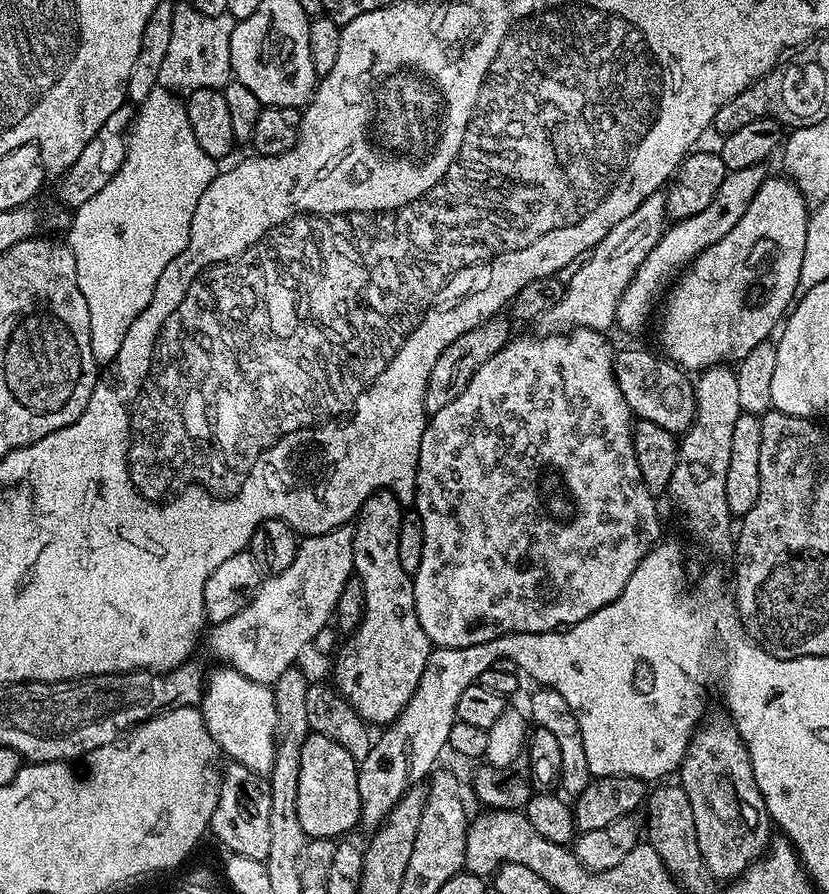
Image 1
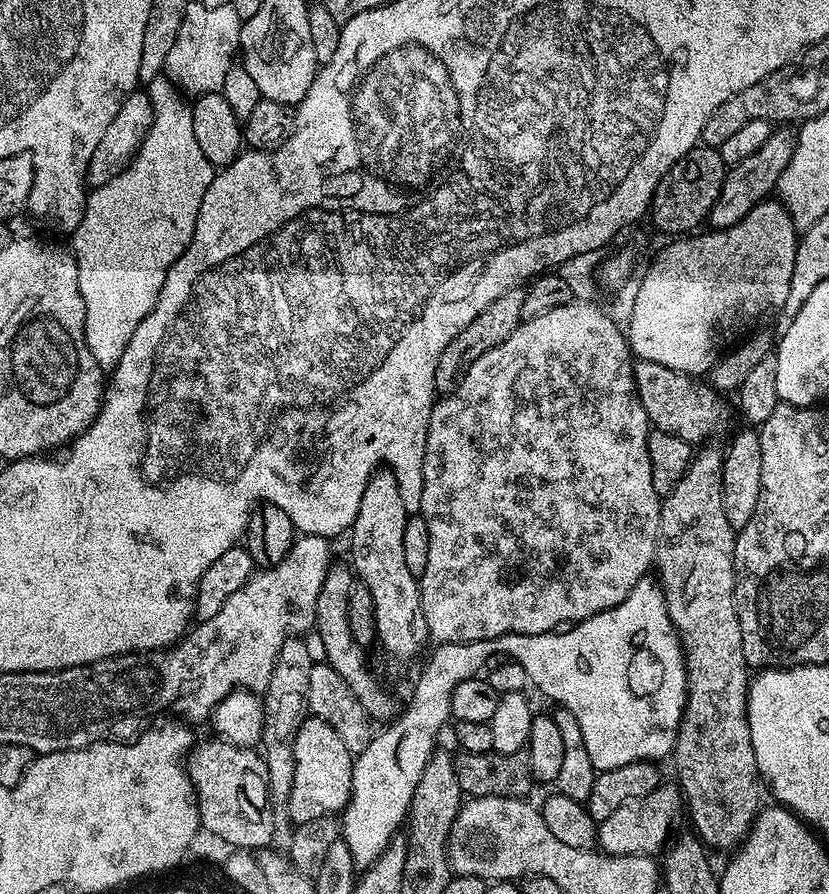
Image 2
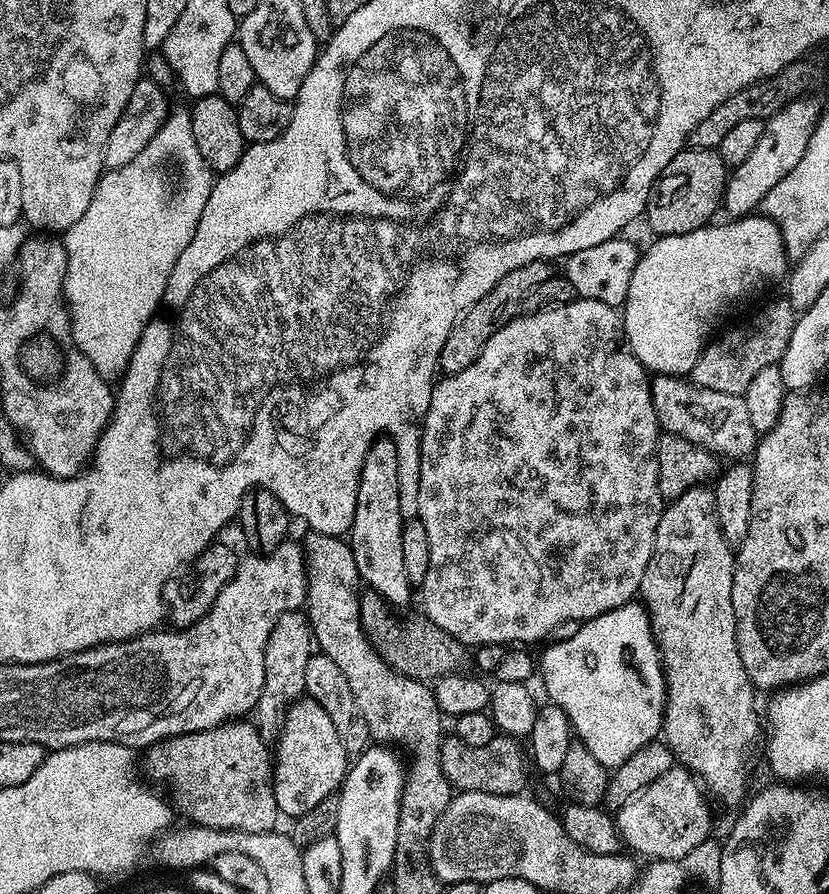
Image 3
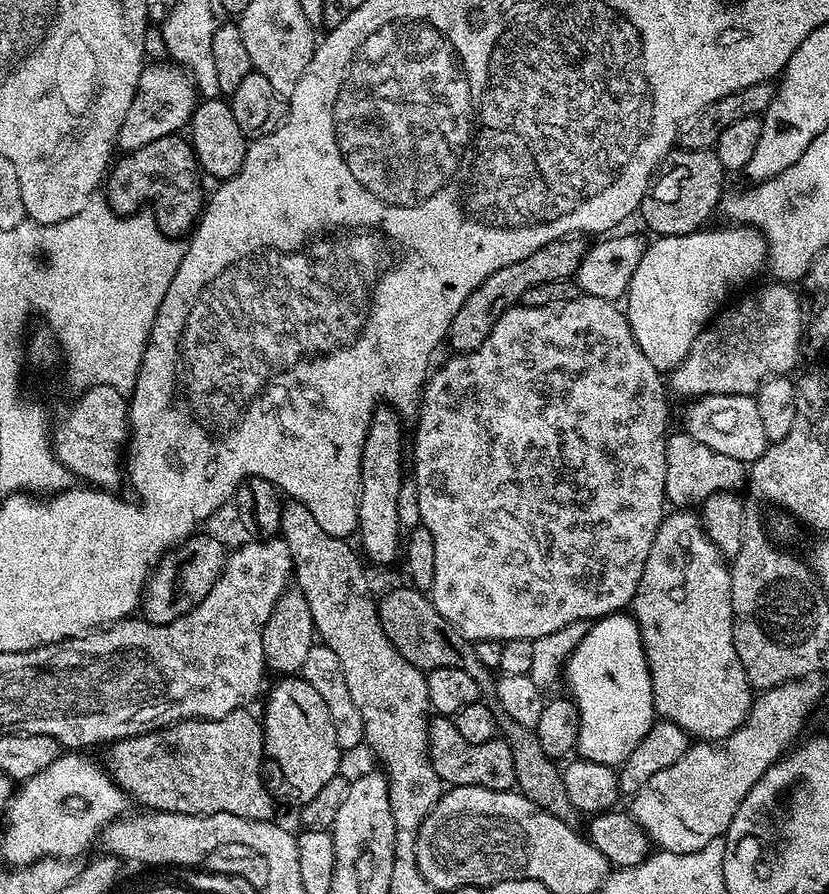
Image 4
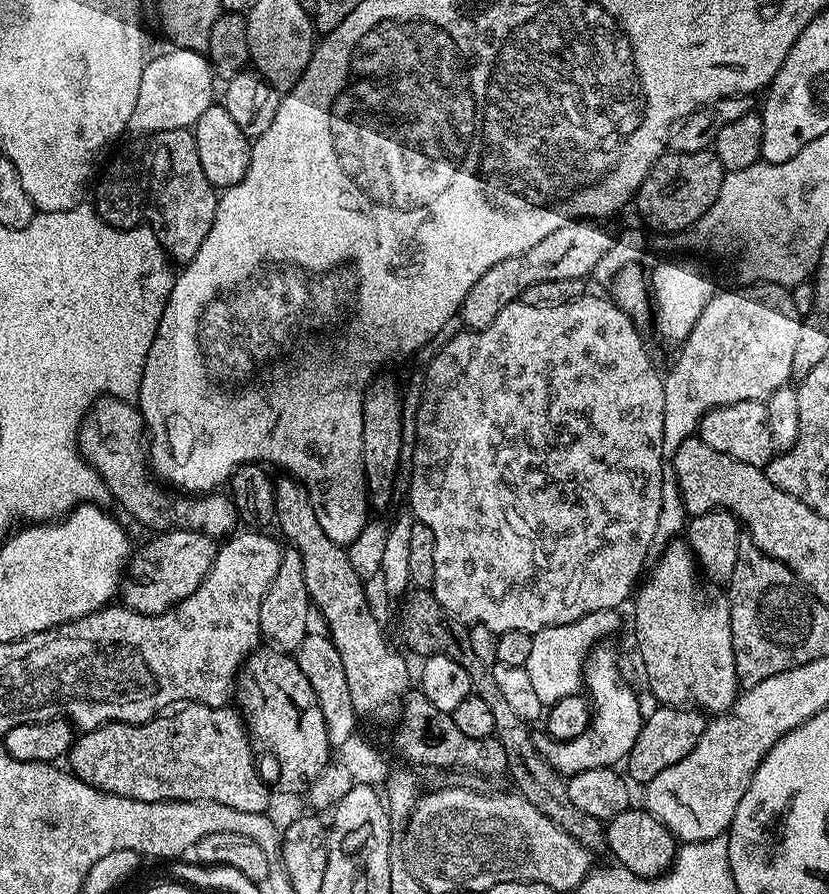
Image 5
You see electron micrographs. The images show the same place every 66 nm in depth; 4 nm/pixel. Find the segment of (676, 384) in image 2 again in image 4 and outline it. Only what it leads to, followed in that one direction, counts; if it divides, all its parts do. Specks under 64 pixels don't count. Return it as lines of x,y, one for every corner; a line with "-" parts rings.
755,395
750,396
701,396
693,399
684,416
683,431
694,442
718,450
718,454
727,454
729,458
738,458
745,466
750,466
767,450
770,441
766,438
766,429
758,414

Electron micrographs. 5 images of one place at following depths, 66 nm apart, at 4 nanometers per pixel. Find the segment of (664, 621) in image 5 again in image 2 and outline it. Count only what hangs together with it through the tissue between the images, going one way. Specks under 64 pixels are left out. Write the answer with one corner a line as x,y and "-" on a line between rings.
701,447
688,461
682,478
672,491
663,497
654,572
657,572
655,575
658,577
658,583
664,589
664,601
670,614
670,622
680,637
680,647
684,650
684,669
688,675
688,697
684,703
684,717
680,719
680,726
676,729
676,747
672,749
670,760
671,763
676,763
676,776
680,779
678,787
686,805
687,815
688,812
692,815
691,827
695,835
709,849
735,849
752,829
756,814
762,807
762,777
756,770
754,742
750,738
750,669
742,650
742,630
736,613
736,532
730,526
730,522
726,522
726,510
722,510
724,452
716,448
703,448

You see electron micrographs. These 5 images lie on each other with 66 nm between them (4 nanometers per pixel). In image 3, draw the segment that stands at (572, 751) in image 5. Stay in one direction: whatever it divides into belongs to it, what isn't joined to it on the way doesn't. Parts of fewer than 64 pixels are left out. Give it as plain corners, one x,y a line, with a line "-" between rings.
643,603
623,604
592,620
585,620
573,637
556,640
549,643
548,646
549,648
541,656
538,656
538,676
539,679
544,679
544,688
548,691
547,699
551,703
557,704
565,712
568,716
568,723
578,737
579,743
584,744
586,750
590,750
590,754
594,754
594,758
598,758
598,762
602,762
605,768
611,770
618,767
622,762
626,762
626,758
630,758
630,754
642,750
661,735
664,726
664,690
666,687
664,662
660,658
660,648
656,645
656,639
652,637
652,623
648,621
648,609
644,607

